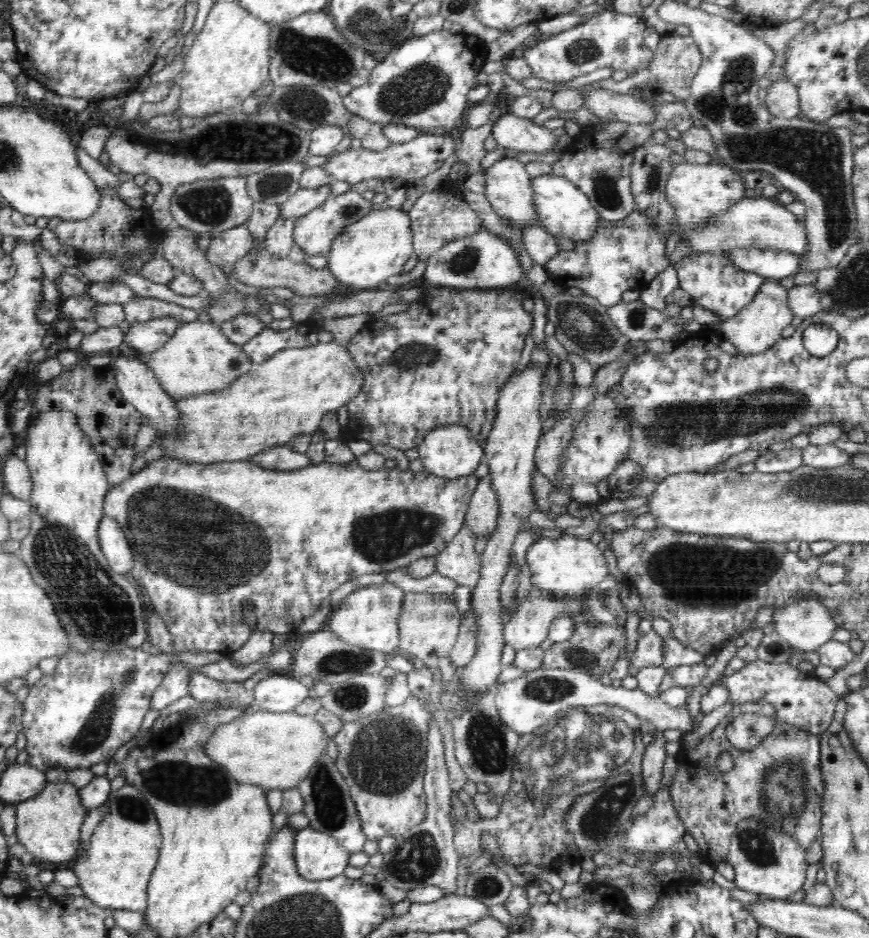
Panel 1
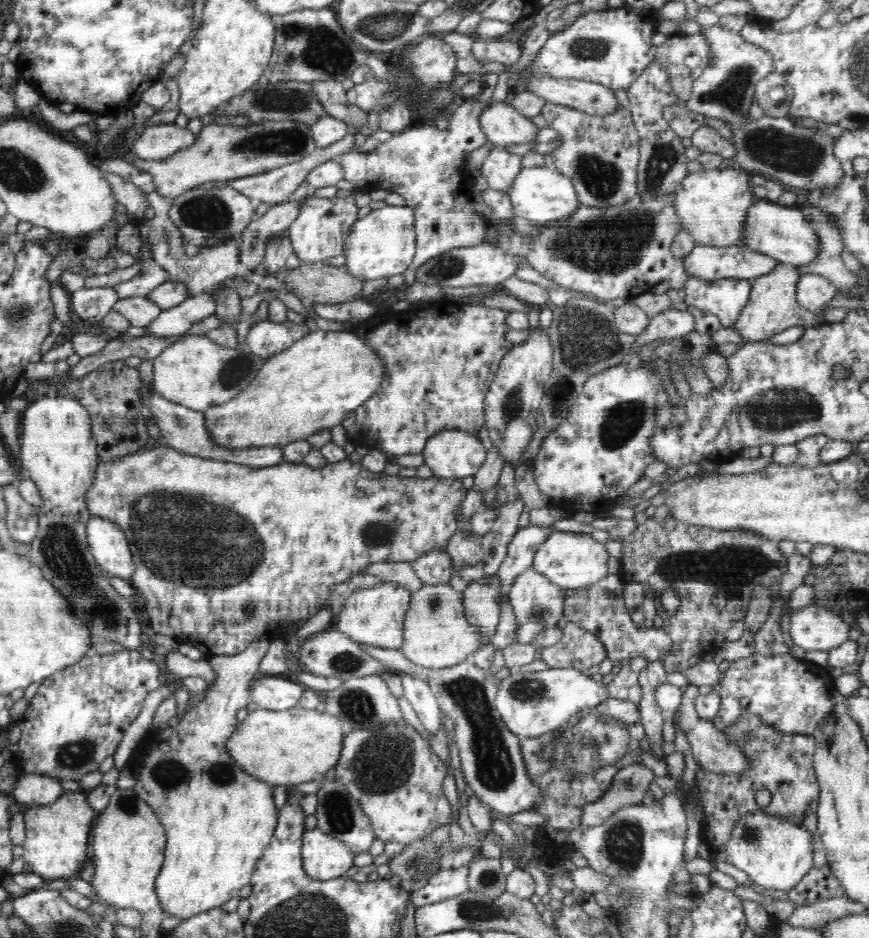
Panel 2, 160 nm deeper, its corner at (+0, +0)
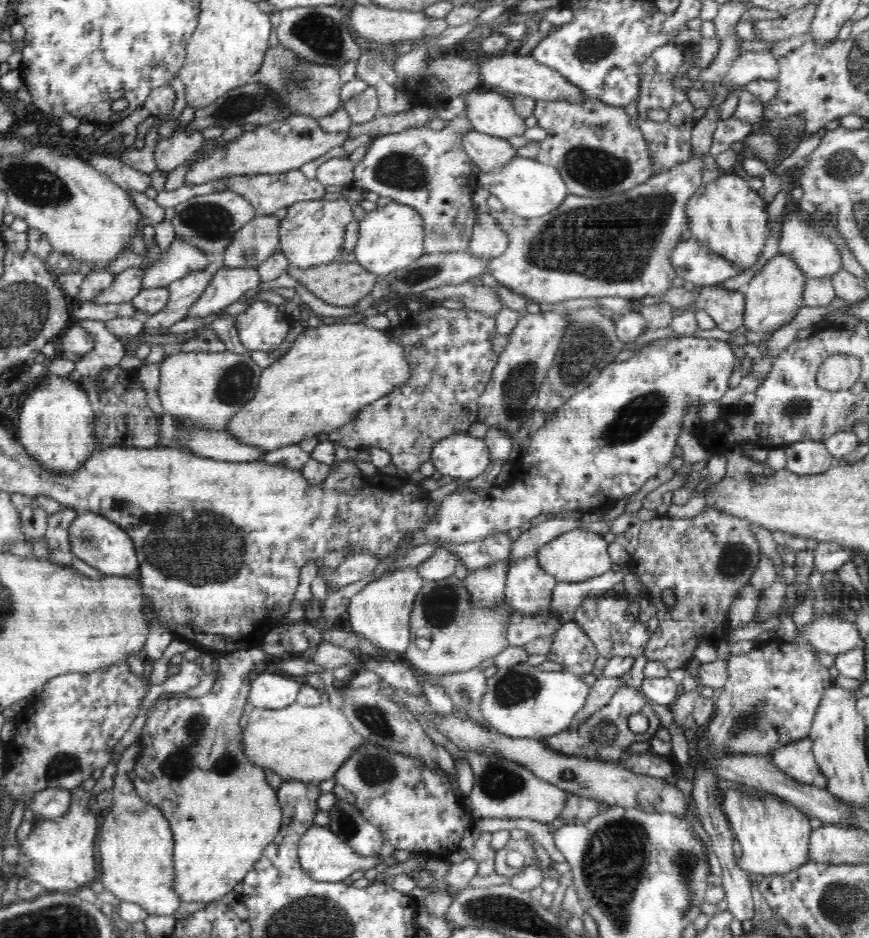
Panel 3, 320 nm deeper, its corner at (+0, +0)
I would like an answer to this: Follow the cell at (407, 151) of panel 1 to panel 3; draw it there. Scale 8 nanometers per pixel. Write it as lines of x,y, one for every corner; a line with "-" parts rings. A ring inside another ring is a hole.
465,114
455,116
450,120
449,125
442,130
433,130
430,127
416,127
410,128
408,130
400,131
399,133
387,134
387,135
377,135
370,144
370,148
365,153
365,156
361,161
354,164
354,183
355,187
361,187
366,192
376,193
379,197
392,198
393,201
399,202
403,205
411,206
416,209
422,219
424,219
424,253
444,253
444,252
456,252
456,251
466,251
468,243
470,242
472,231
475,225
476,213
474,213
474,202
472,201
473,193
477,190
477,174
476,170
472,170
472,161
470,157
464,152
463,149
463,134
467,133
473,128
473,124
469,121
469,118

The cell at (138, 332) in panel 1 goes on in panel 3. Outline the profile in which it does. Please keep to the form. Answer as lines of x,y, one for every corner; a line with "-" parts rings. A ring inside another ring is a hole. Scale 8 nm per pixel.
226,268
217,270
208,283
206,290
190,308
187,317
205,317
220,313
232,302
244,298
250,288
256,288
261,280
255,268

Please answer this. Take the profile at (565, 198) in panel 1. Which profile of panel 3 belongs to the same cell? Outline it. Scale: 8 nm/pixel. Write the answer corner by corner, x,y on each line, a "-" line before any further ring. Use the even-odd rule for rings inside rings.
516,156
510,162
494,169
492,173
477,173
478,187
490,191
503,204
503,208
525,219
544,216
558,208
569,191
560,173
537,159

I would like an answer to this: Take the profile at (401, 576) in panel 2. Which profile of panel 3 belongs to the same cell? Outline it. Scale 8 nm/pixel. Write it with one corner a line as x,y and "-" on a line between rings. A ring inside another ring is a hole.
368,552
348,554
336,569
321,567
317,570
317,576
322,576
326,586
337,586
337,590
358,582
367,577
378,564
379,558

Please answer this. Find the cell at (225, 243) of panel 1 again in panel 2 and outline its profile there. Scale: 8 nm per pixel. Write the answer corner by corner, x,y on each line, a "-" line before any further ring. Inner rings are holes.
156,192
147,195
150,206
154,209
155,216
138,223
141,242
145,242
152,250
152,259
165,271
168,271
171,280
183,282
192,297
198,292
214,290
224,280
234,277
239,263
239,241
236,239
218,244
212,248
201,248
196,256
189,257
182,251
182,242
178,229
172,227
170,220
170,208
173,200
164,198

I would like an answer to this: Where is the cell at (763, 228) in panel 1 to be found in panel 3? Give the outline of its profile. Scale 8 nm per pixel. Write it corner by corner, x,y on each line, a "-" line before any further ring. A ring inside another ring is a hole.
800,210
782,216
778,252
792,257
796,265
804,271
806,278
831,278
834,274
838,274
844,266
837,244
832,242
818,227
806,223
801,216

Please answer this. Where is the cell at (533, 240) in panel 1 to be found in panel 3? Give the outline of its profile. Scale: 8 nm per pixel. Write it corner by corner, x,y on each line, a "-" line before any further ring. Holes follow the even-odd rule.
489,213
476,214
467,251
474,258
496,258
508,248
509,238

